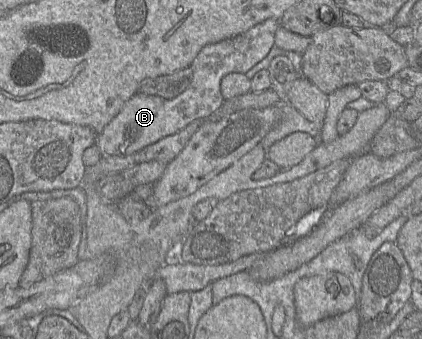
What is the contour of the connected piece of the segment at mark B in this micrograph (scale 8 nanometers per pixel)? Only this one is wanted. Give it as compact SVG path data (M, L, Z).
M269 18L242 34L204 46L190 66L193 72L190 84L175 98L165 99L142 93L132 96L103 131L97 134L95 145L102 156L133 155L146 146L179 132L195 120L207 119L224 102L220 90L221 79L233 72L245 74L264 59L274 45L279 25L280 20Z

